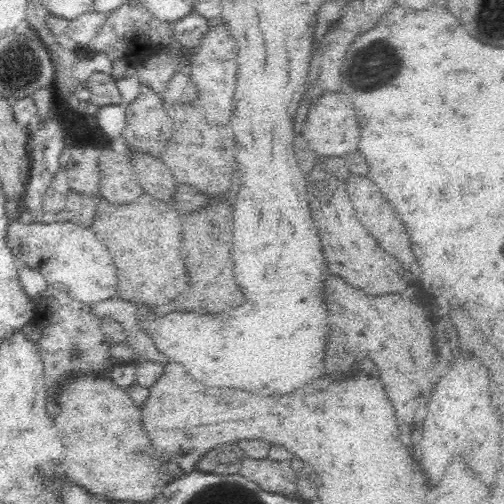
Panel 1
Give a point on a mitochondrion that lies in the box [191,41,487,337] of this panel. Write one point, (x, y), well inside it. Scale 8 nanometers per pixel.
(382, 65)

